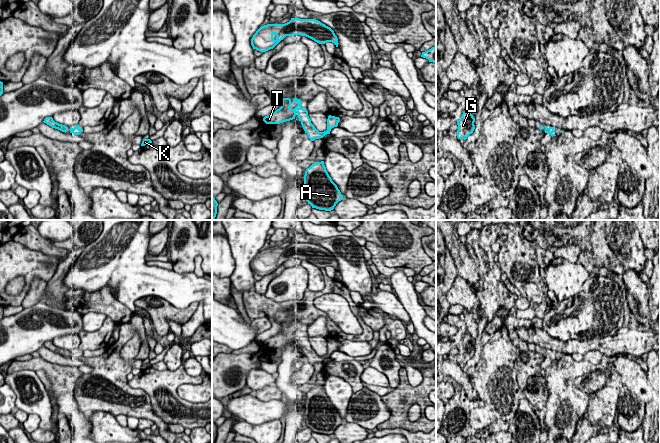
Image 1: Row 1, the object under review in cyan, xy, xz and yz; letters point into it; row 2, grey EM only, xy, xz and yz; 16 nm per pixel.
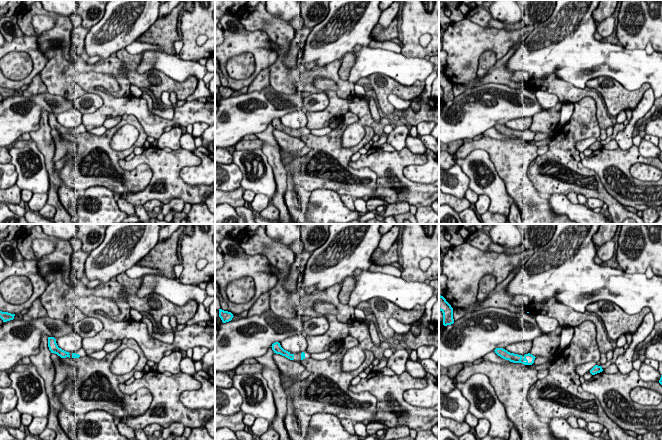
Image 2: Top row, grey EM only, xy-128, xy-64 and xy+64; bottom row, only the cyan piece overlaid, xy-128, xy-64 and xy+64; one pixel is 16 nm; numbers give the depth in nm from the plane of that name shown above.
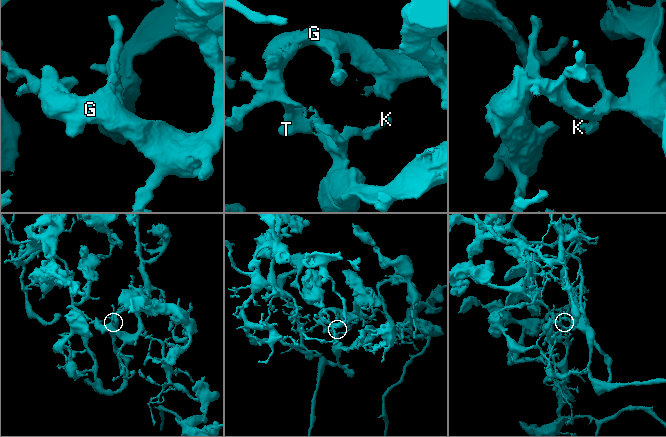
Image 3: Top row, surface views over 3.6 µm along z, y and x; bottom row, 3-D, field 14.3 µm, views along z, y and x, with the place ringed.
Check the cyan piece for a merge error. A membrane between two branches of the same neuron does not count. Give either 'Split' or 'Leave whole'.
Leave whole

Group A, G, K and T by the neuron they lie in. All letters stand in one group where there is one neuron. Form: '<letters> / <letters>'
A G K T

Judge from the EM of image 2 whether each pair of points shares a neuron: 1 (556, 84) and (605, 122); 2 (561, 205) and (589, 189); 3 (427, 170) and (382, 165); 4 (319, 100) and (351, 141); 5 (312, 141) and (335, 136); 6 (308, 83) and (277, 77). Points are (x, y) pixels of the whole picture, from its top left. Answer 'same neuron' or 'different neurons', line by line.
1: same neuron
2: different neurons
3: different neurons
4: different neurons
5: same neuron
6: same neuron

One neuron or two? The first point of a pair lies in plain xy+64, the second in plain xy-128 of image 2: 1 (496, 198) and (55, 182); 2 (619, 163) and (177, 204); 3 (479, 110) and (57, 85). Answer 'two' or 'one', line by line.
1: two
2: two
3: two

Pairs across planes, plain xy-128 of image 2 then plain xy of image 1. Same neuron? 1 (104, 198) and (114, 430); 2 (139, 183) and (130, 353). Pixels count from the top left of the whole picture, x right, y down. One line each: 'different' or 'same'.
1: same
2: different

